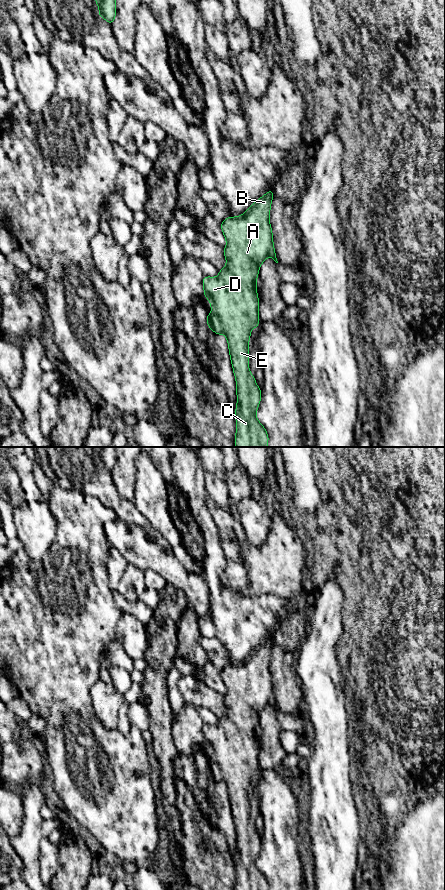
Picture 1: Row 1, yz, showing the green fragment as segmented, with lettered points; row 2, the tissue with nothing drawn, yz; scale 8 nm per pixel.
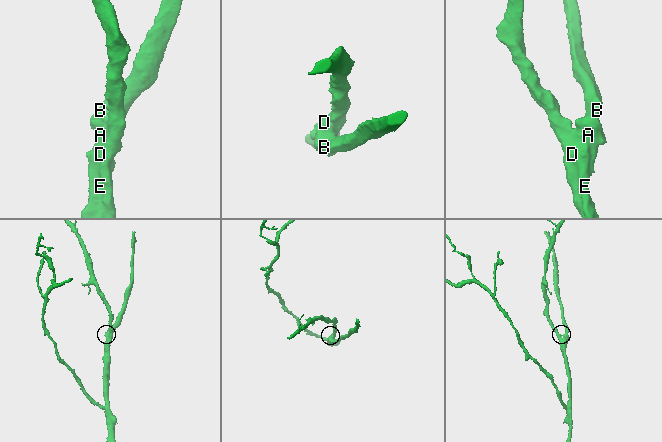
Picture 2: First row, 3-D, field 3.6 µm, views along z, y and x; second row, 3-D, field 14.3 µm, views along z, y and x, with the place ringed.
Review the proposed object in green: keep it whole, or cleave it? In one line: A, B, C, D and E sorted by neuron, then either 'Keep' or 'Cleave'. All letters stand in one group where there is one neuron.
Groups: A B C D E. Keep

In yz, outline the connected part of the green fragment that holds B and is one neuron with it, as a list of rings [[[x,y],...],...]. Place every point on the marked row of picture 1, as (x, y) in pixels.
[[[270,189],[265,195],[254,202],[243,215],[227,217],[222,221],[221,229],[227,242],[226,247],[223,248],[223,252],[227,264],[224,268],[219,270],[219,276],[217,278],[204,276],[202,280],[204,286],[203,294],[210,301],[212,311],[211,315],[205,314],[208,328],[211,328],[212,331],[218,335],[226,335],[230,359],[236,379],[237,405],[234,413],[236,418],[235,447],[267,447],[269,441],[266,429],[256,417],[256,411],[261,401],[261,389],[256,384],[255,377],[249,371],[249,338],[251,337],[250,331],[254,327],[259,327],[260,323],[258,313],[260,301],[258,299],[256,287],[259,268],[268,256],[278,263],[274,250],[271,224],[269,222],[273,197],[274,192]]]

